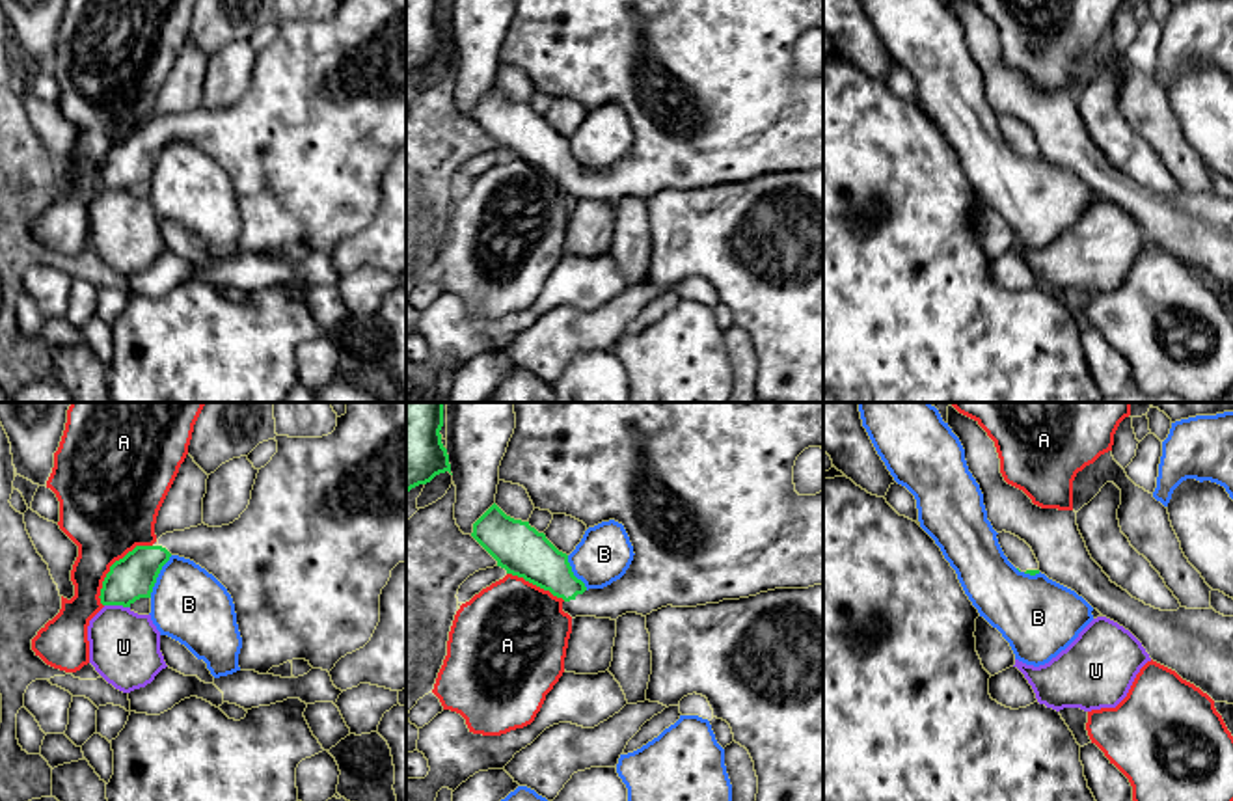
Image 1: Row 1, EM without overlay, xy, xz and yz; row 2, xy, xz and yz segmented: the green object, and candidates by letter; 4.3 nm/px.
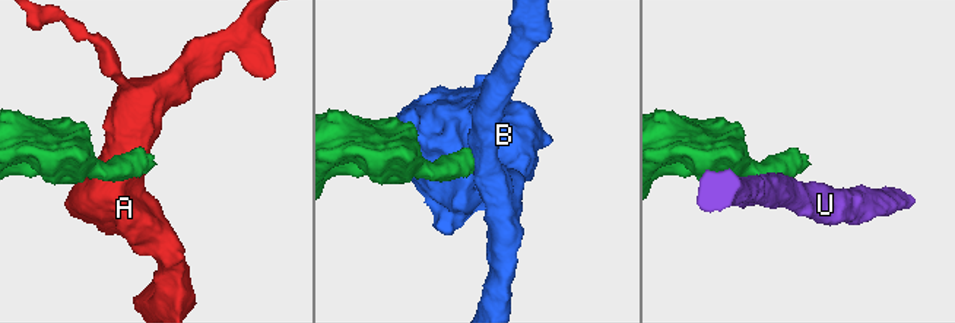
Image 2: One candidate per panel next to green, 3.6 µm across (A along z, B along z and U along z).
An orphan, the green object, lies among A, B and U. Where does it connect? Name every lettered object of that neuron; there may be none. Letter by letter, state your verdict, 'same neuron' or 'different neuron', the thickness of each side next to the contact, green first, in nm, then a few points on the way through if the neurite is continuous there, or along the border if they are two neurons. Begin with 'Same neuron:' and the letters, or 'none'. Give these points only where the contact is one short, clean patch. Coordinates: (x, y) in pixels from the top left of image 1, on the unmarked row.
Same neuron: none
A: different neuron; calibres 190 and 400 nm; border xy (151, 127), (136, 127), (110, 149), (99, 179), (103, 189)
B: different neuron; calibres 190 and 320 nm; border xy (172, 138), (162, 149), (149, 179)
U: different neuron; calibres 190 and 300 nm

